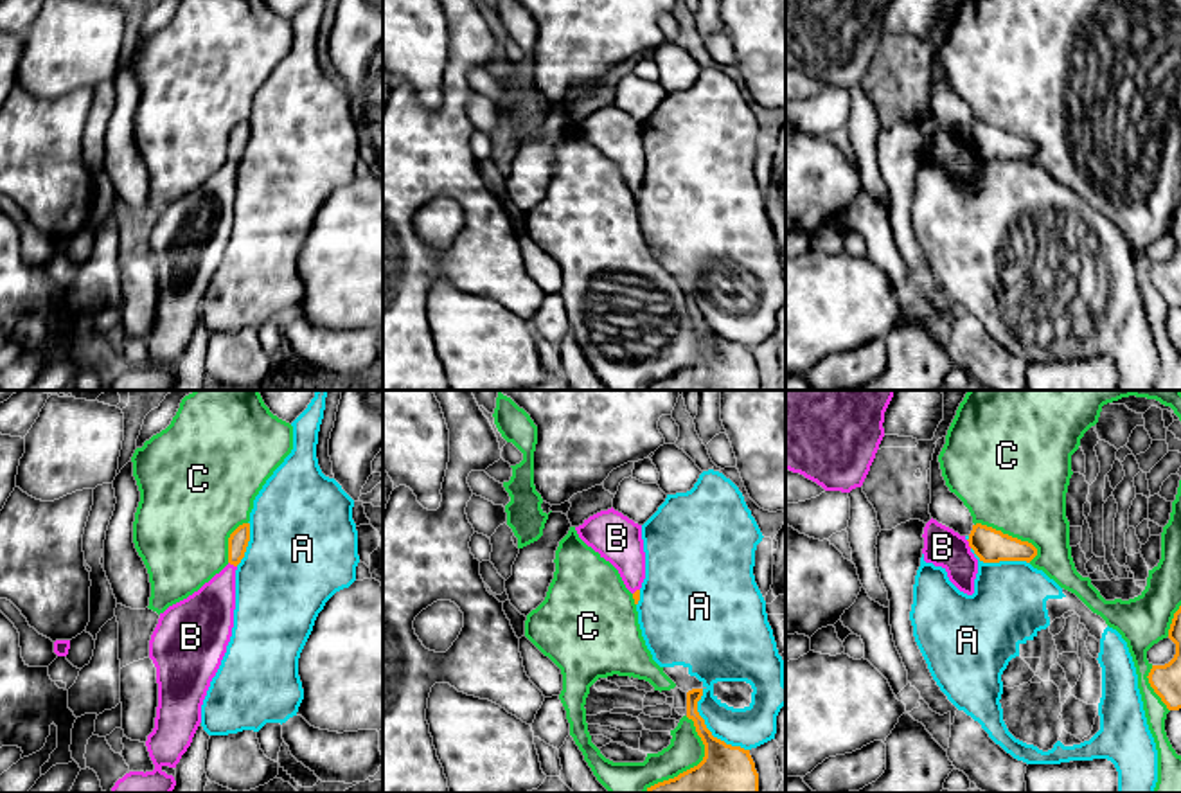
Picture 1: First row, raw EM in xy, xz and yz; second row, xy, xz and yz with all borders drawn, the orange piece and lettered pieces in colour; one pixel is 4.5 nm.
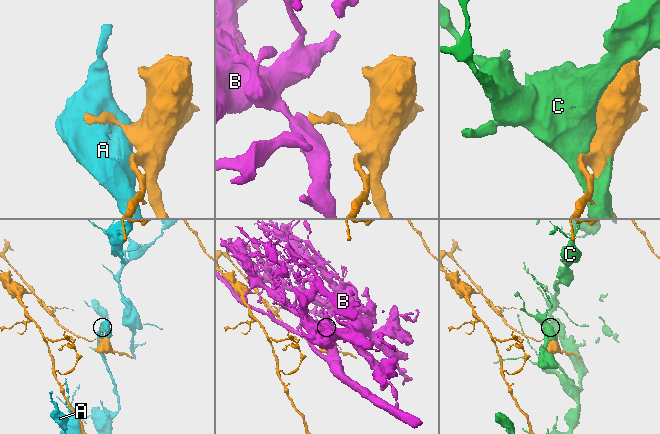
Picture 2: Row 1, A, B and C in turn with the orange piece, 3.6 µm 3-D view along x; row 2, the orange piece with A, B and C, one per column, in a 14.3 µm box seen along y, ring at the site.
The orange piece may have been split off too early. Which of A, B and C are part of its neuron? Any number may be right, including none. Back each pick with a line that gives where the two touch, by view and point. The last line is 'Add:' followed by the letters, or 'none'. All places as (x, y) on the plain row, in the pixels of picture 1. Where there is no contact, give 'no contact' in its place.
Add: none

